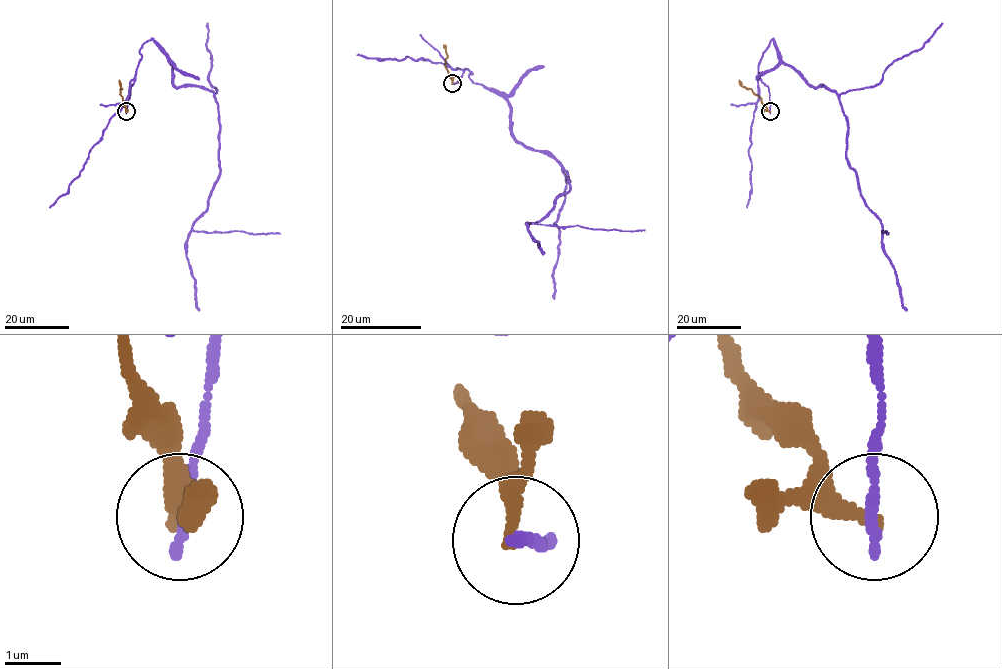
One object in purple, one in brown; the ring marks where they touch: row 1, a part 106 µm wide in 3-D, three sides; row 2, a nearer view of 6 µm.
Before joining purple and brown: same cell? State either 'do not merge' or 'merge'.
do not merge

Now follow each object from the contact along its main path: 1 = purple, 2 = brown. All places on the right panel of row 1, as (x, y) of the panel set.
1: (770, 111), (758, 65), (772, 40), (807, 82), (837, 93), (846, 160), (882, 225), (907, 310)
2: (770, 111), (739, 80)

